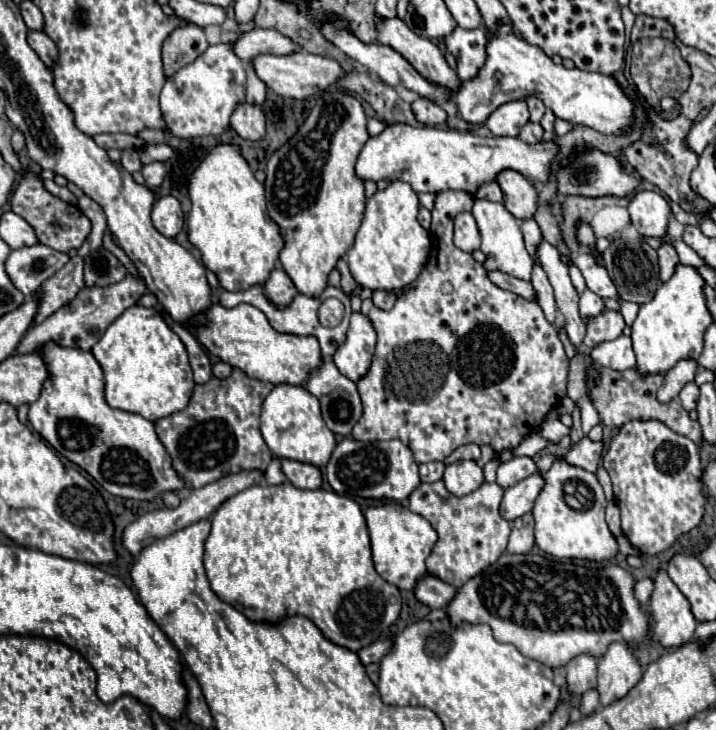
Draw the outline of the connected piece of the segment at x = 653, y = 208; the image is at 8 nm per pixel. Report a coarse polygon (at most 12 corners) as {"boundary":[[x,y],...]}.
{"boundary":[[640,190],[628,204],[632,226],[644,238],[662,238],[668,202]]}

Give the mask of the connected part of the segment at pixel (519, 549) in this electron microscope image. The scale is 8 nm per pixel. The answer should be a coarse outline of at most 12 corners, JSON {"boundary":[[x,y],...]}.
{"boundary":[[534,516],[512,522],[506,552],[526,554],[534,548]]}

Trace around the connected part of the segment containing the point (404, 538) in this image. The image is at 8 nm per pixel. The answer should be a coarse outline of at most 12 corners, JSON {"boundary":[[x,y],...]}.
{"boundary":[[398,502],[364,512],[376,572],[400,590],[426,578],[438,534]]}

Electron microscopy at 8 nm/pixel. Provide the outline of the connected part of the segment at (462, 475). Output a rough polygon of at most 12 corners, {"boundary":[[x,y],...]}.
{"boundary":[[472,460],[444,470],[446,490],[466,496],[484,482],[482,468]]}

